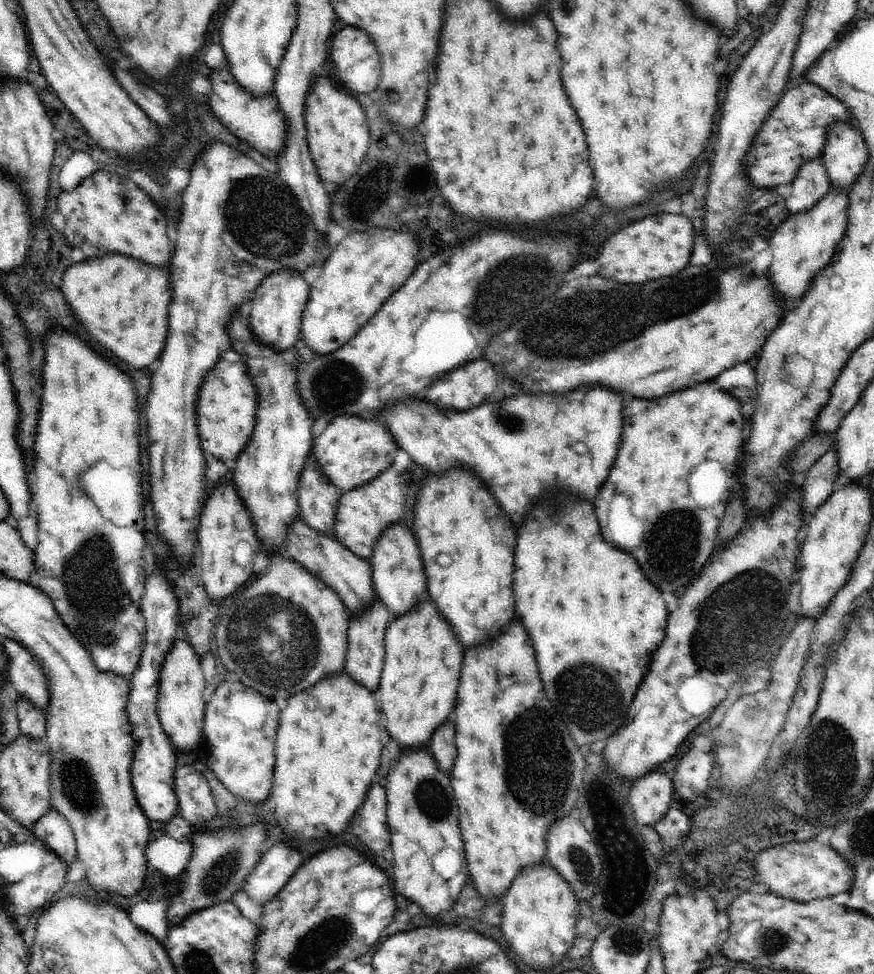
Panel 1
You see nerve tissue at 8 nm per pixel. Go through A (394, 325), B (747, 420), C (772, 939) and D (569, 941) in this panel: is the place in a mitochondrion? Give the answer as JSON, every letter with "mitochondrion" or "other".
{"A":"other","B":"other","C":"mitochondrion","D":"other"}

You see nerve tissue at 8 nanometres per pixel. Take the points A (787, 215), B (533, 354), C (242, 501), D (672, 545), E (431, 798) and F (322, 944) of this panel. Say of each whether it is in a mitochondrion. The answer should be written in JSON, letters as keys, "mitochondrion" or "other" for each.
{"A":"other","B":"mitochondrion","C":"other","D":"mitochondrion","E":"mitochondrion","F":"mitochondrion"}

